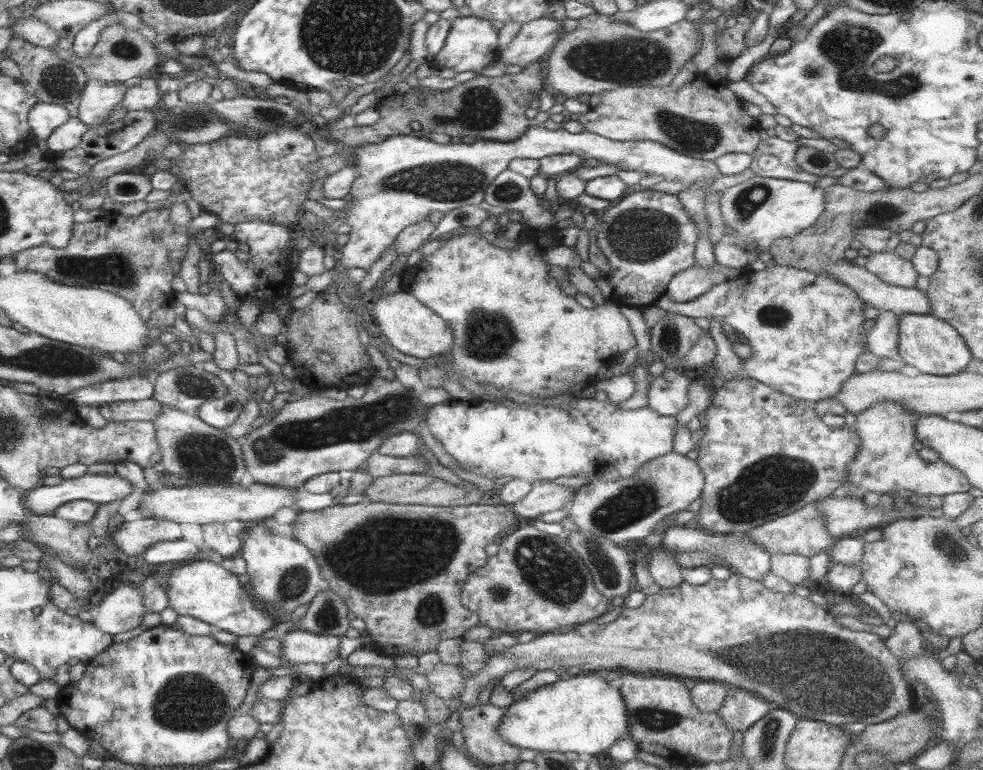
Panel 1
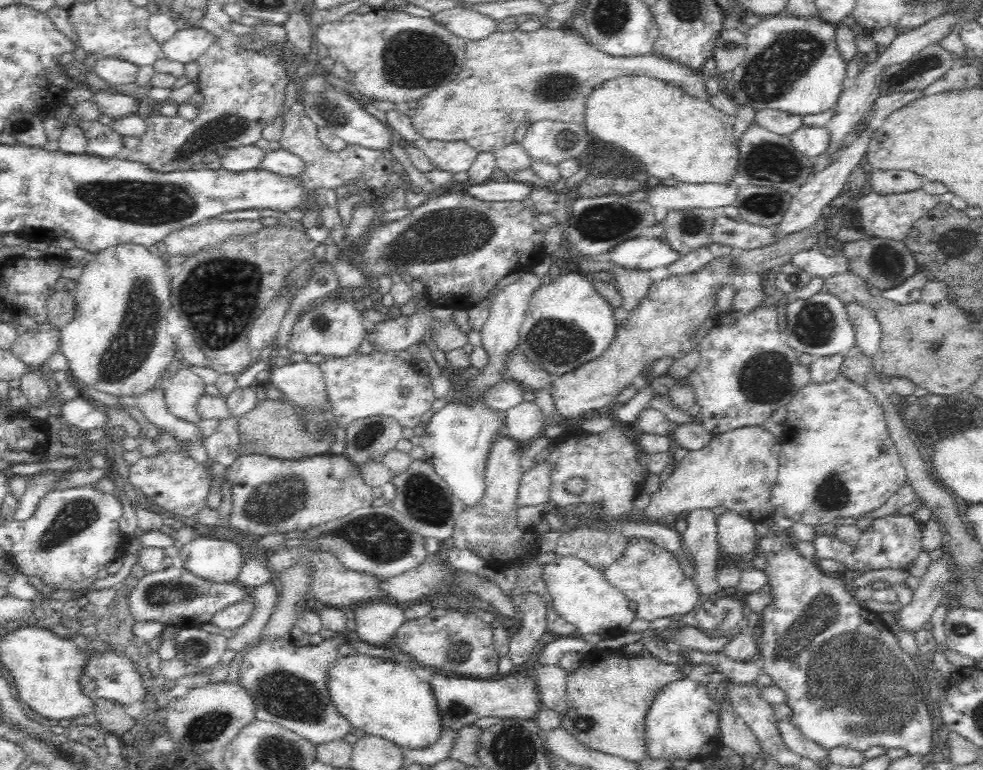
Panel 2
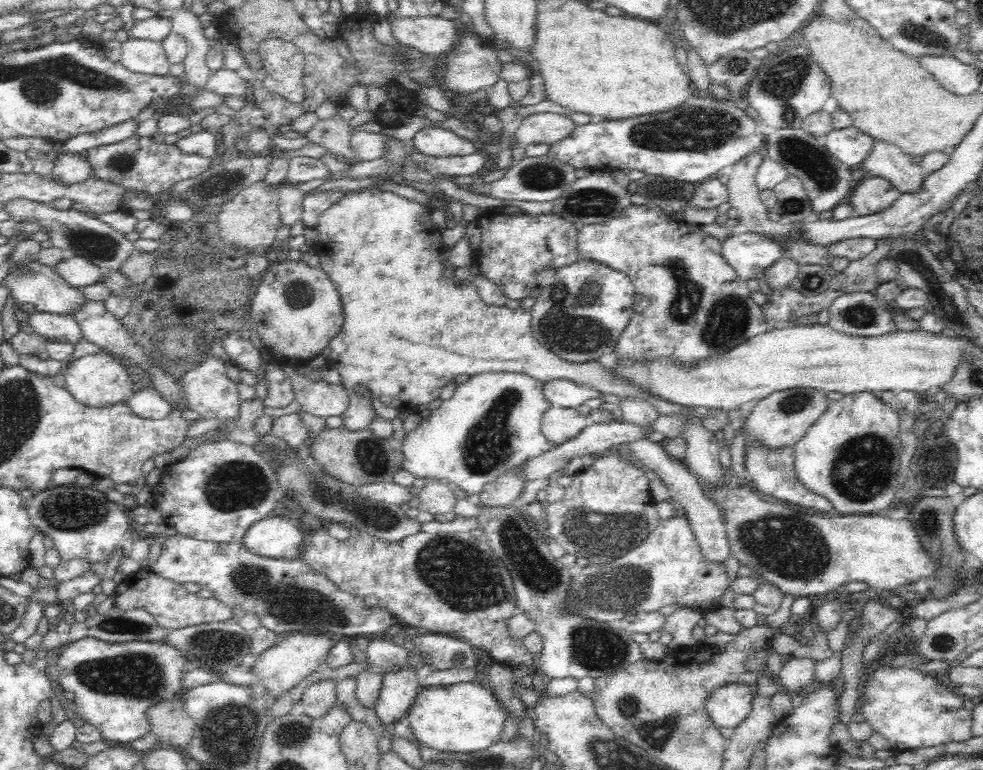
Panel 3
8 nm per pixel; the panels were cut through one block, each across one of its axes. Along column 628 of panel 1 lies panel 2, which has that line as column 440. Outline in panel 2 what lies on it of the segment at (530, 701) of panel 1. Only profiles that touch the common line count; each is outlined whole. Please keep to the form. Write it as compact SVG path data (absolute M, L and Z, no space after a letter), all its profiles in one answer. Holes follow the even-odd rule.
M366 654L340 656L328 670L328 696L340 716L352 724L352 730L390 740L404 750L404 754L430 748L440 740L442 716L432 686L402 662Z

